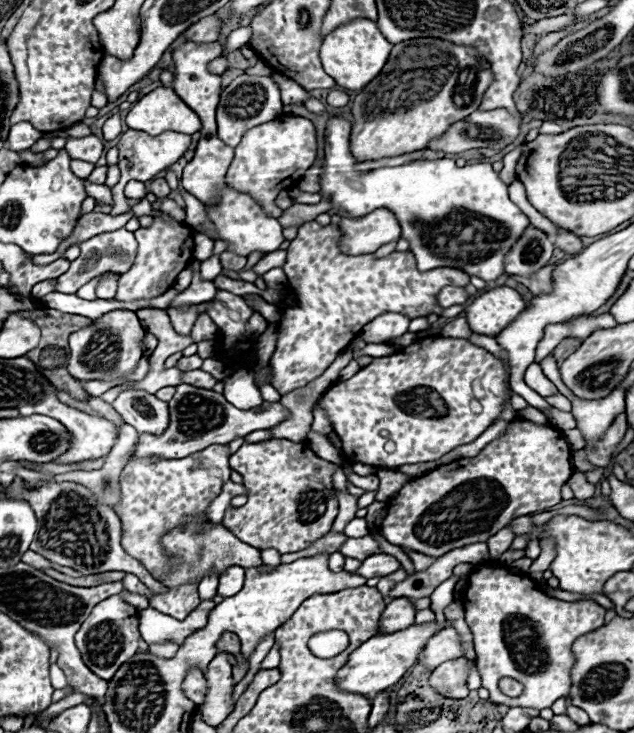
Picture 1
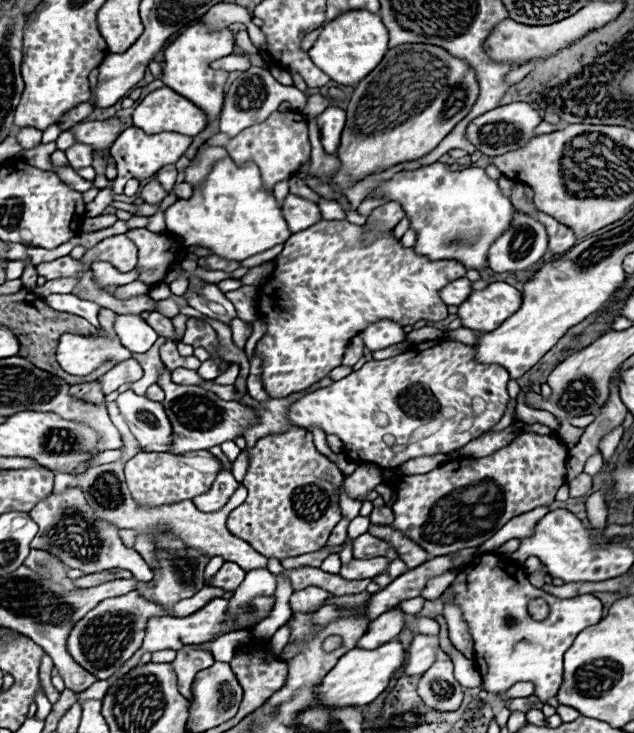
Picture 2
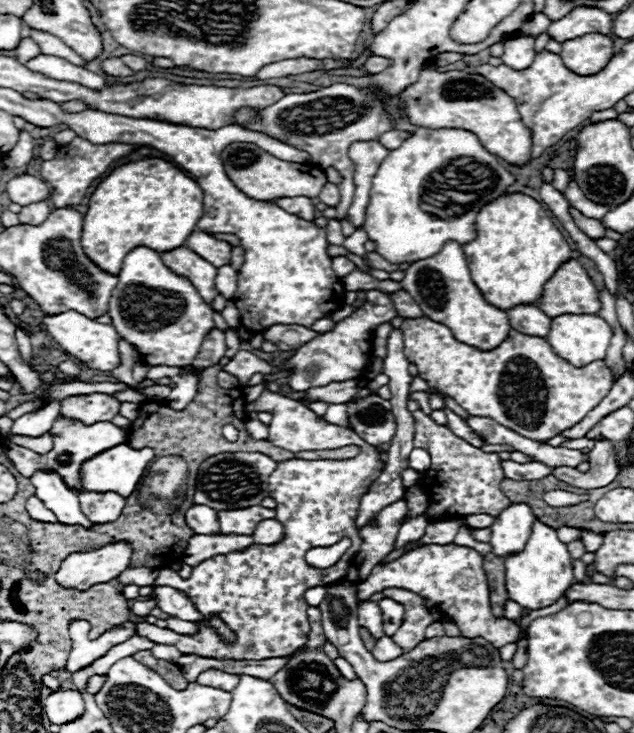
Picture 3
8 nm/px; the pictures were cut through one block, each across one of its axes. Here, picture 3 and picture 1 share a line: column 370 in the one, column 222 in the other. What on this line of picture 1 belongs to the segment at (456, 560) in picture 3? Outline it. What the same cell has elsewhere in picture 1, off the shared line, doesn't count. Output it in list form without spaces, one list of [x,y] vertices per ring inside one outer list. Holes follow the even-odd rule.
[[[228,568],[220,574],[220,580],[218,580],[218,594],[222,594],[224,598],[226,596],[234,596],[244,584],[244,568]]]

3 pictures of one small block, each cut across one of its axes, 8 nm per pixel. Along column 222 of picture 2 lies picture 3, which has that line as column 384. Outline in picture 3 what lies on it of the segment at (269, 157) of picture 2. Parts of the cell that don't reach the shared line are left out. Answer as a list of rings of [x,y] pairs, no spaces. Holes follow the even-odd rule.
[[[392,130],[392,132],[386,132],[382,136],[382,146],[388,148],[388,150],[396,150],[406,138],[410,138],[410,132],[404,132],[404,130]]]

